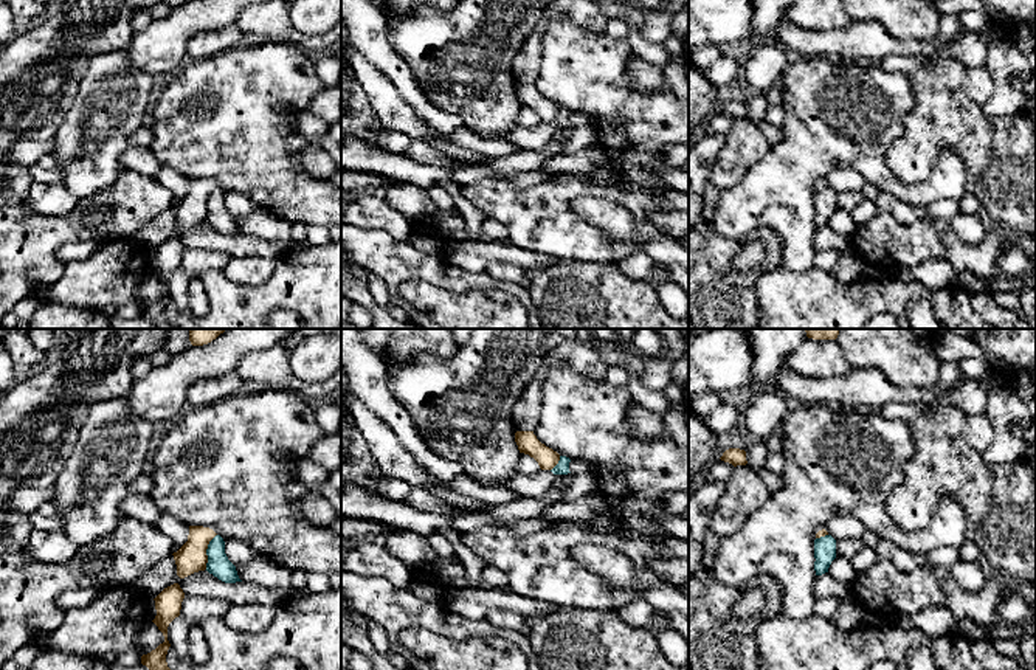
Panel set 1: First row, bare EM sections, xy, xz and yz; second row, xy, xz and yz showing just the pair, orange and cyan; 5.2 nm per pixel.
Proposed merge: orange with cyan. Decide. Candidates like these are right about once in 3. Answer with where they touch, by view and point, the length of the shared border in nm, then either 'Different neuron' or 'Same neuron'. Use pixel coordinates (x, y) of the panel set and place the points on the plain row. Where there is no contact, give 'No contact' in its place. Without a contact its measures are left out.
Touches orange at xy (205, 203). Shared border 190 nm. Different neuron

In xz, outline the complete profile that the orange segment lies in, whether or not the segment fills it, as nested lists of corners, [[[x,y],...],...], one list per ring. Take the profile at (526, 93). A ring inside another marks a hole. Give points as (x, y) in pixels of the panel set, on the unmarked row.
[[[516,84],[515,95],[520,105],[534,110],[541,123],[552,123],[560,113],[560,107],[541,96],[534,84]]]

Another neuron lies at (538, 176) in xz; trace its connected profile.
[[[541,166],[538,169],[532,169],[527,172],[510,174],[510,175],[495,177],[495,178],[509,181],[515,186],[535,186],[535,185],[541,185],[544,181],[549,181],[549,180],[555,178],[557,175],[560,175],[560,174],[547,171]]]

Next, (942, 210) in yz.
[[[938,200],[932,205],[926,206],[926,212],[929,219],[934,220],[948,220],[960,212],[958,202],[955,200]]]

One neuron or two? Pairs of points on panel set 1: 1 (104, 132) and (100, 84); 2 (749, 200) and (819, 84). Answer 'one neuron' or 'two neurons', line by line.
1: one neuron
2: one neuron

